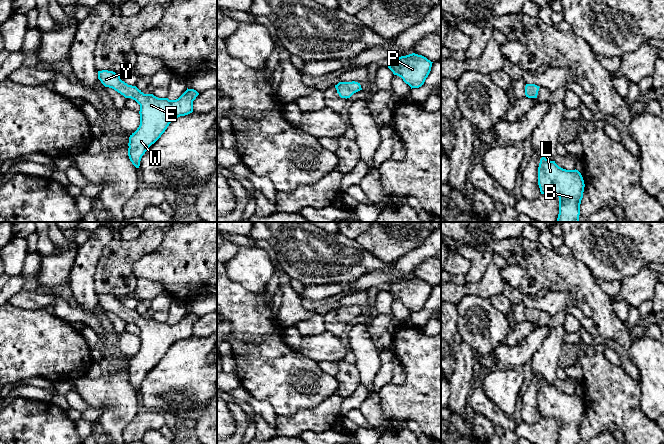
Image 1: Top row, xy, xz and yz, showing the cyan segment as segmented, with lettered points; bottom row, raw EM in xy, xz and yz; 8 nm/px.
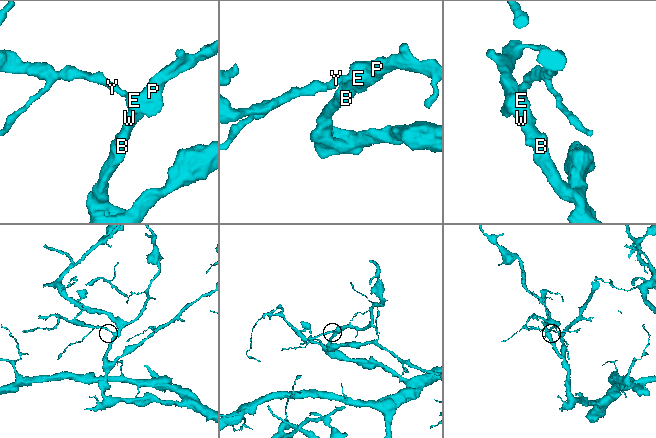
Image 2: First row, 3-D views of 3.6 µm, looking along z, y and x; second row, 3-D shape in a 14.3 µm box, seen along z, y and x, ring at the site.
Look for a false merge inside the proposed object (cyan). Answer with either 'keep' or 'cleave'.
keep

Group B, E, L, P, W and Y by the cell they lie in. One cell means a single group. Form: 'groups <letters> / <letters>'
groups B E L P W Y

